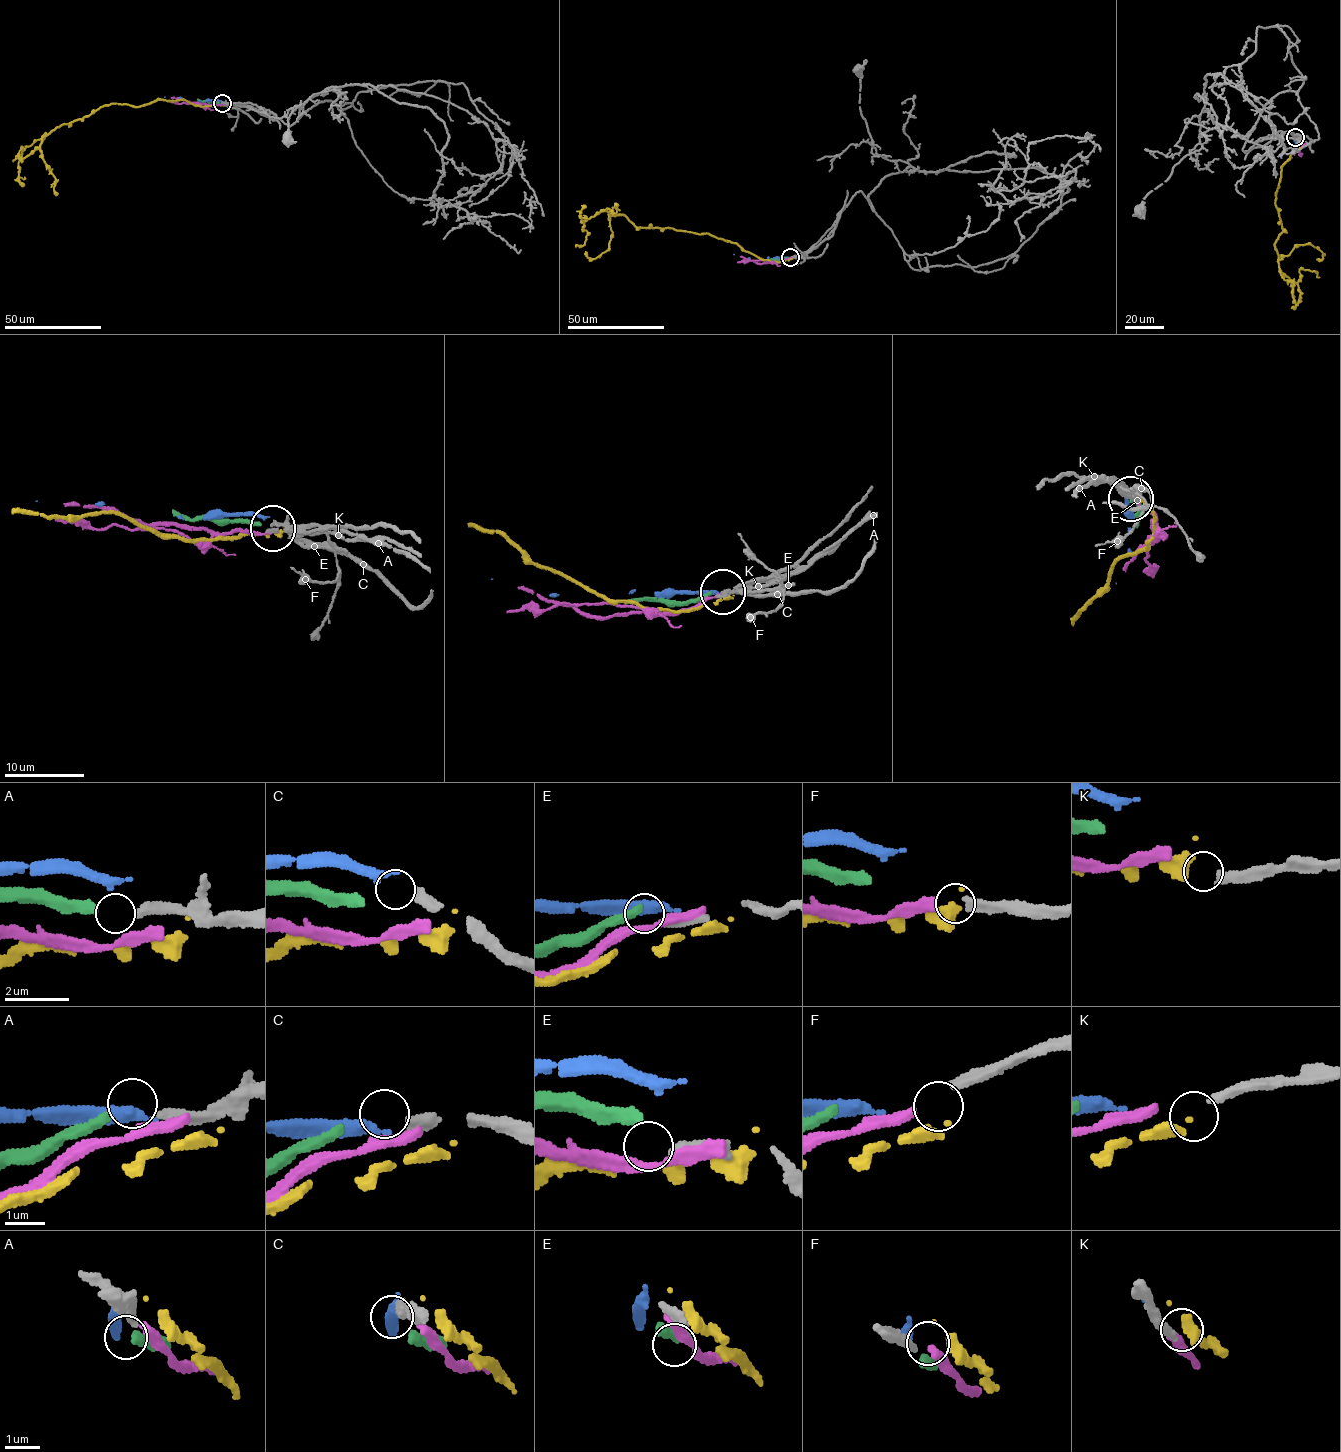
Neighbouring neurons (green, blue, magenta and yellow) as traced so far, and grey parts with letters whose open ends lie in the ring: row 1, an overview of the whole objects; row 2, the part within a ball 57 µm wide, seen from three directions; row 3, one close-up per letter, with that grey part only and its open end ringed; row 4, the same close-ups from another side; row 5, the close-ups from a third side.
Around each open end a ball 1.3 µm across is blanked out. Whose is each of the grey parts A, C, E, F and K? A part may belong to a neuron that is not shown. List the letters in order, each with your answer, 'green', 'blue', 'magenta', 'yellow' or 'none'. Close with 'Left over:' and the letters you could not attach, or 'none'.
A: green
C: blue
E: none
F: magenta
K: yellow
Left over: E

